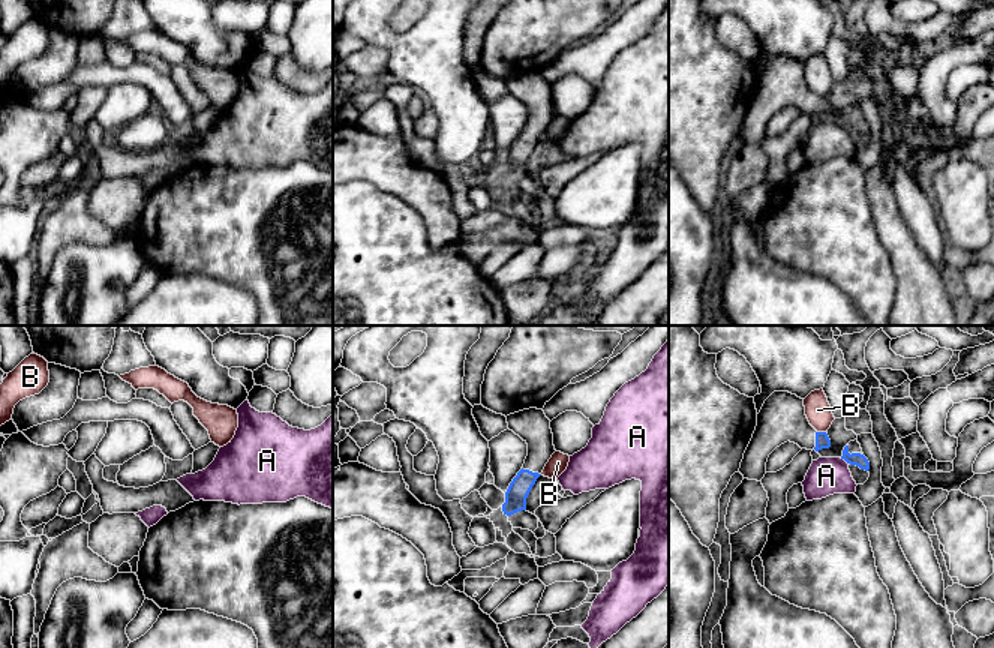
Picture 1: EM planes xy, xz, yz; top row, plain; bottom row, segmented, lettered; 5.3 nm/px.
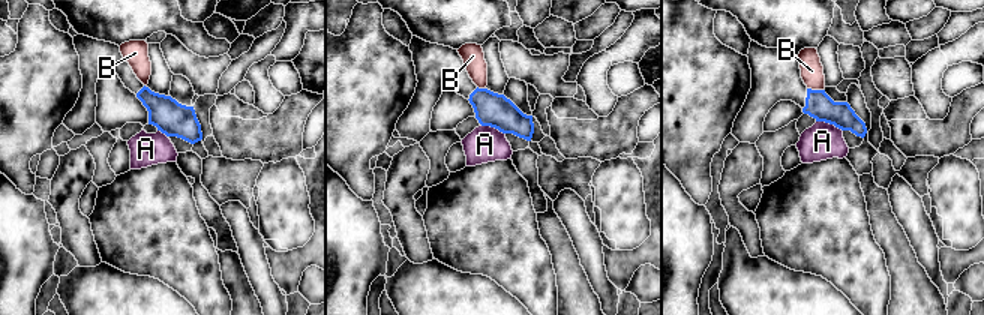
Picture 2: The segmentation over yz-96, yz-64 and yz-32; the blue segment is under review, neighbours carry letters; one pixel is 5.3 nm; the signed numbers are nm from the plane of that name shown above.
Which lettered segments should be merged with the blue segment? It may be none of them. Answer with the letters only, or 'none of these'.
none of these

